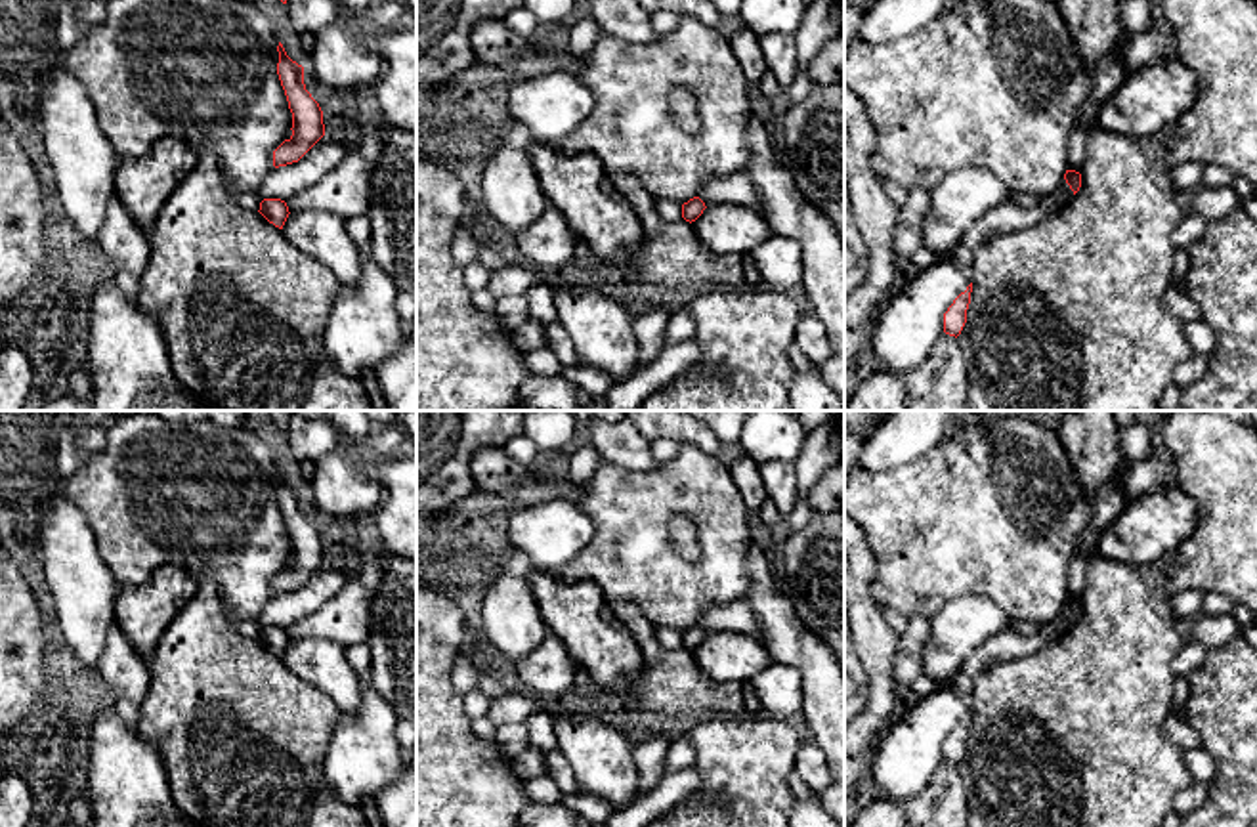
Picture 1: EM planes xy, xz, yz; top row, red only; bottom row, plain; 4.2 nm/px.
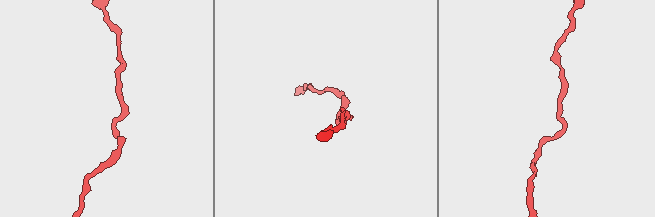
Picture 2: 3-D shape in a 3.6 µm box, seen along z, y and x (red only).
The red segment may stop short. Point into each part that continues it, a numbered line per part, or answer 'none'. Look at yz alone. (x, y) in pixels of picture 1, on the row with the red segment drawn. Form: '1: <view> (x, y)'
none

